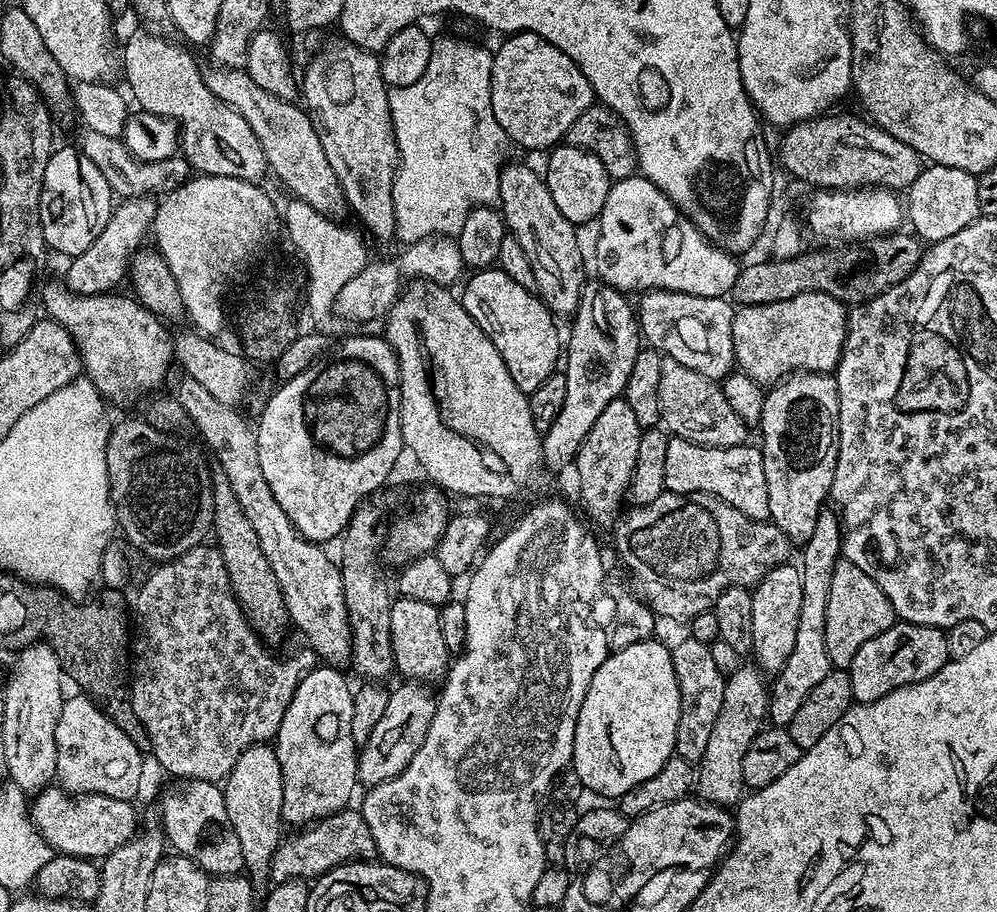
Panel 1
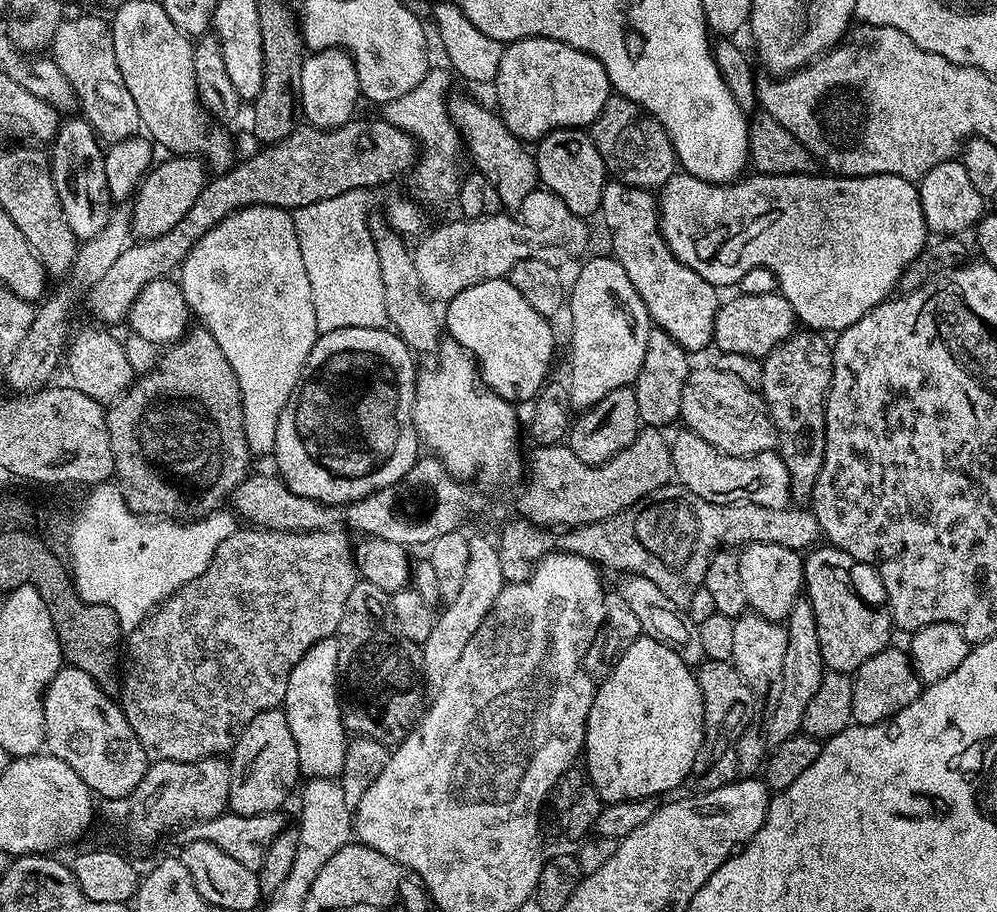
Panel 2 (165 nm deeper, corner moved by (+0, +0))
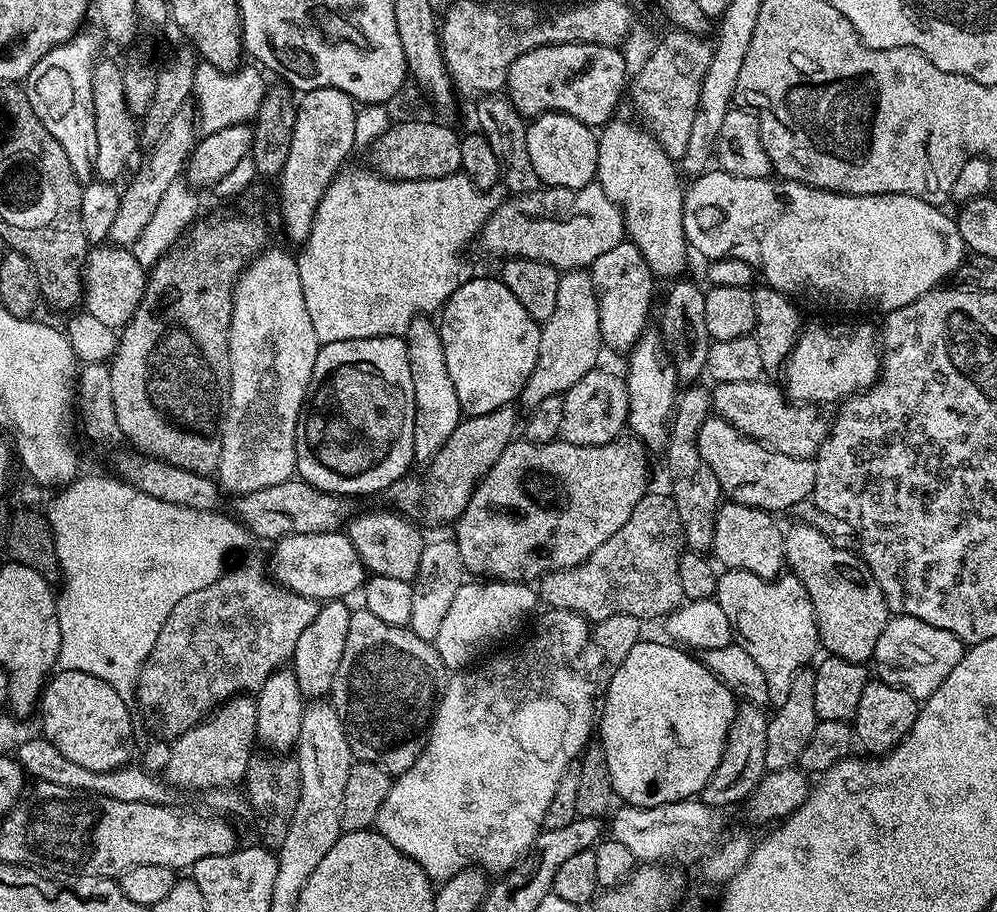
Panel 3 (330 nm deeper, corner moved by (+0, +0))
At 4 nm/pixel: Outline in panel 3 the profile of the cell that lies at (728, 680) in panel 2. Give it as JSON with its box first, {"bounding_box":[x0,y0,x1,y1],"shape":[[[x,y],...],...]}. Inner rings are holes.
{"bounding_box":[702,703,769,810],"shape":[[[741,703],[736,710],[736,720],[730,726],[726,746],[722,750],[722,758],[718,768],[706,782],[702,799],[705,804],[717,810],[725,810],[731,804],[743,805],[760,784],[761,778],[766,775],[766,730],[769,717],[764,716],[765,709],[759,704]]]}

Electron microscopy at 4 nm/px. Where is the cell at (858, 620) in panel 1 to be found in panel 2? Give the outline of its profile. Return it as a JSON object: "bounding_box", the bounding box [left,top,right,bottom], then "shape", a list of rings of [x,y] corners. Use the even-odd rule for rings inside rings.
{"bounding_box":[804,546,894,674],"shape":[[[816,546],[804,556],[804,587],[806,598],[814,610],[818,626],[818,646],[822,650],[825,669],[829,672],[855,674],[866,662],[893,643],[894,625],[887,607],[875,608],[856,593],[852,585],[854,561],[840,548]]]}

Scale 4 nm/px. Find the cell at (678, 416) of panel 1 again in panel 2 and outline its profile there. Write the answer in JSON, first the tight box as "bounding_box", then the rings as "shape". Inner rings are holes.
{"bounding_box":[680,366,777,456],"shape":[[[714,366],[693,367],[689,371],[682,386],[680,420],[687,431],[698,434],[698,438],[706,438],[710,446],[731,456],[753,456],[777,447],[776,428],[763,395],[731,374],[722,374],[722,370]]]}

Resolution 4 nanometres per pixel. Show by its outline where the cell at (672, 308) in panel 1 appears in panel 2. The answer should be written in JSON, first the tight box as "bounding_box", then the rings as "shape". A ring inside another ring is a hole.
{"bounding_box":[599,182,722,354],"shape":[[[608,182],[602,190],[599,215],[604,216],[605,226],[612,231],[611,255],[622,266],[622,270],[626,270],[626,278],[634,282],[634,290],[638,290],[653,325],[670,334],[670,338],[674,338],[674,342],[678,342],[678,346],[682,346],[689,354],[695,354],[702,351],[704,347],[709,347],[714,334],[714,318],[722,303],[721,293],[716,285],[706,282],[702,274],[694,274],[690,266],[686,266],[668,249],[660,233],[660,210],[657,197],[646,188]]]}

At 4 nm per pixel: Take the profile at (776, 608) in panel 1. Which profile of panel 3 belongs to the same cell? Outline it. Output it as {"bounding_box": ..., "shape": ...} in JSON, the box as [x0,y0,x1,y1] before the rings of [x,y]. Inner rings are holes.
{"bounding_box":[711,502,786,580],"shape":[[[731,502],[721,503],[716,510],[716,521],[714,522],[714,542],[711,551],[716,552],[715,559],[724,563],[725,569],[741,568],[750,574],[758,574],[758,578],[767,580],[775,579],[785,571],[786,561],[784,559],[784,533],[783,527],[776,525],[777,517],[770,512],[763,512],[761,508],[751,508],[745,504],[734,504]]]}

